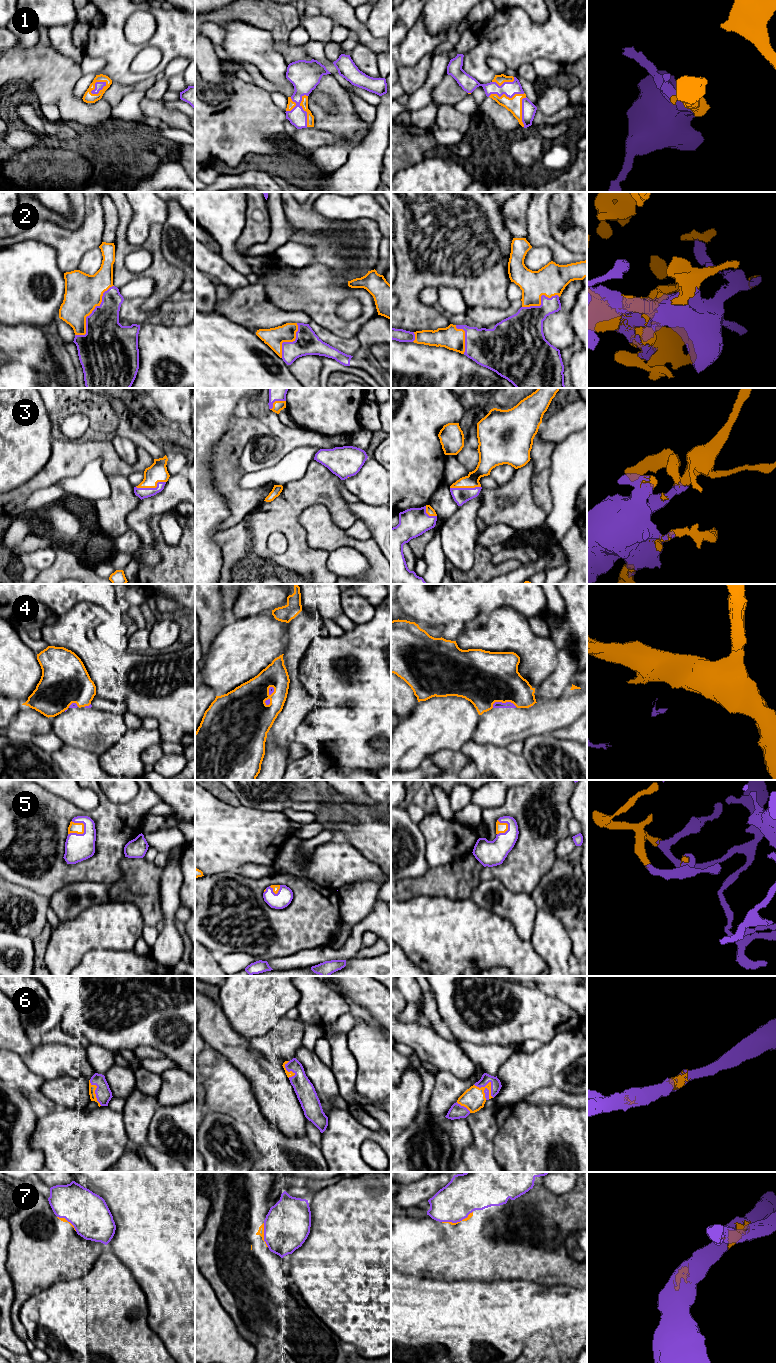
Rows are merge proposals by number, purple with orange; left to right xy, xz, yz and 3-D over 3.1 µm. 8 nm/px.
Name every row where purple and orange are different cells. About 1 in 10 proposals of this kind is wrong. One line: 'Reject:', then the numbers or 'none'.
Reject: 4

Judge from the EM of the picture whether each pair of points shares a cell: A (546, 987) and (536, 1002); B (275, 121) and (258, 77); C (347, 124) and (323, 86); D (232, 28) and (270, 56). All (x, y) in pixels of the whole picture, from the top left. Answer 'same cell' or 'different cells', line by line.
A: different cells
B: different cells
C: same cell
D: same cell

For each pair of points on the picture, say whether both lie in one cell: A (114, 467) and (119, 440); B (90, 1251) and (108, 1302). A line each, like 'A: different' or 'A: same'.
A: different
B: different

